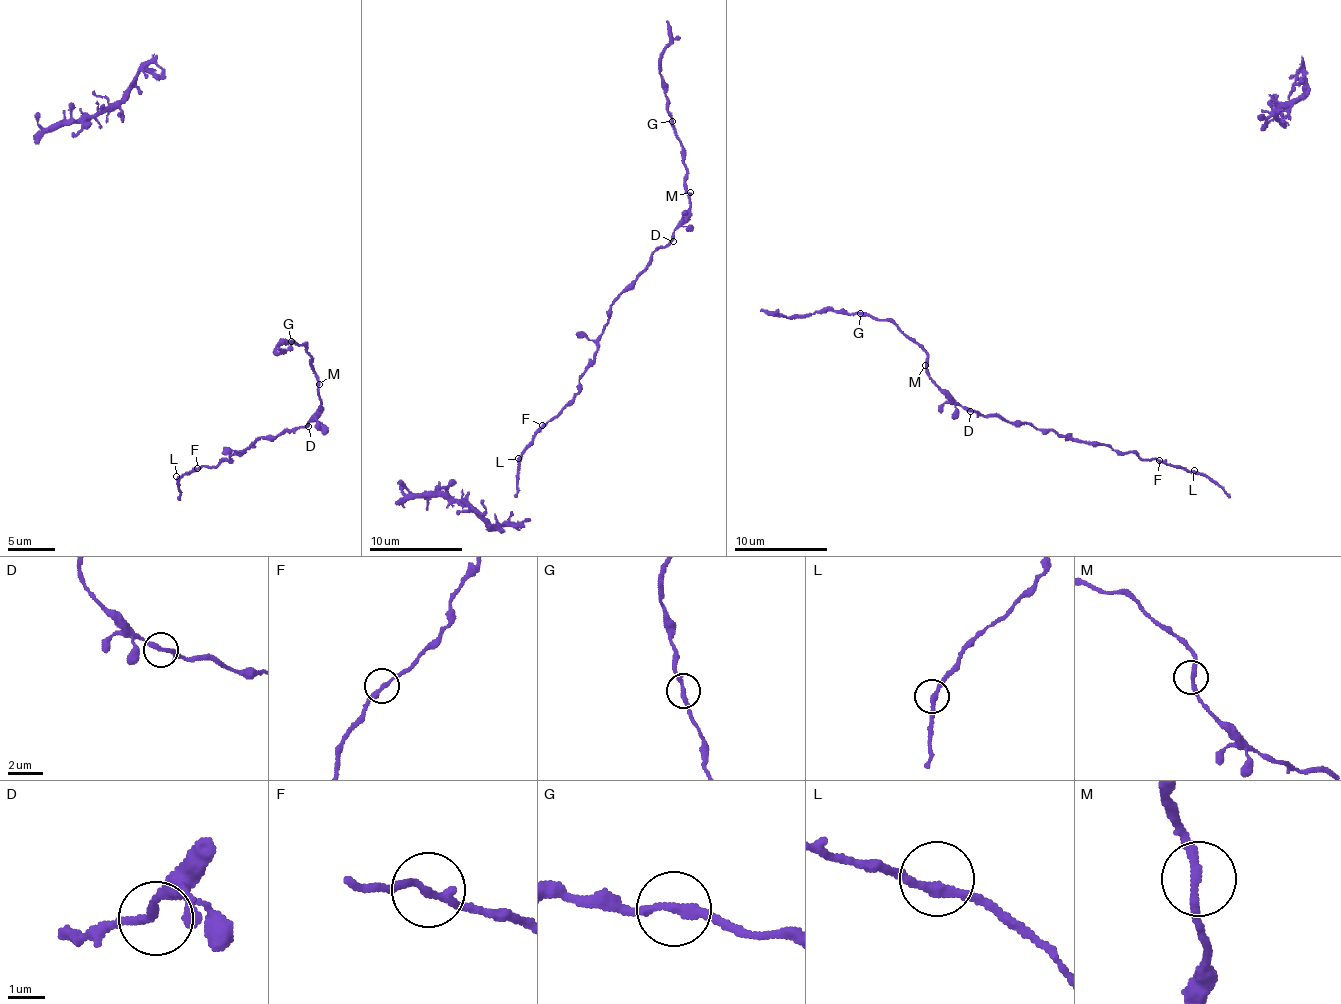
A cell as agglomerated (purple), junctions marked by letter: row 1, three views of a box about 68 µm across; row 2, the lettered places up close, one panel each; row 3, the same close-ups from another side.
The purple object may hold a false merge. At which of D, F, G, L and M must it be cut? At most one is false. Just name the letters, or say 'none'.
none

